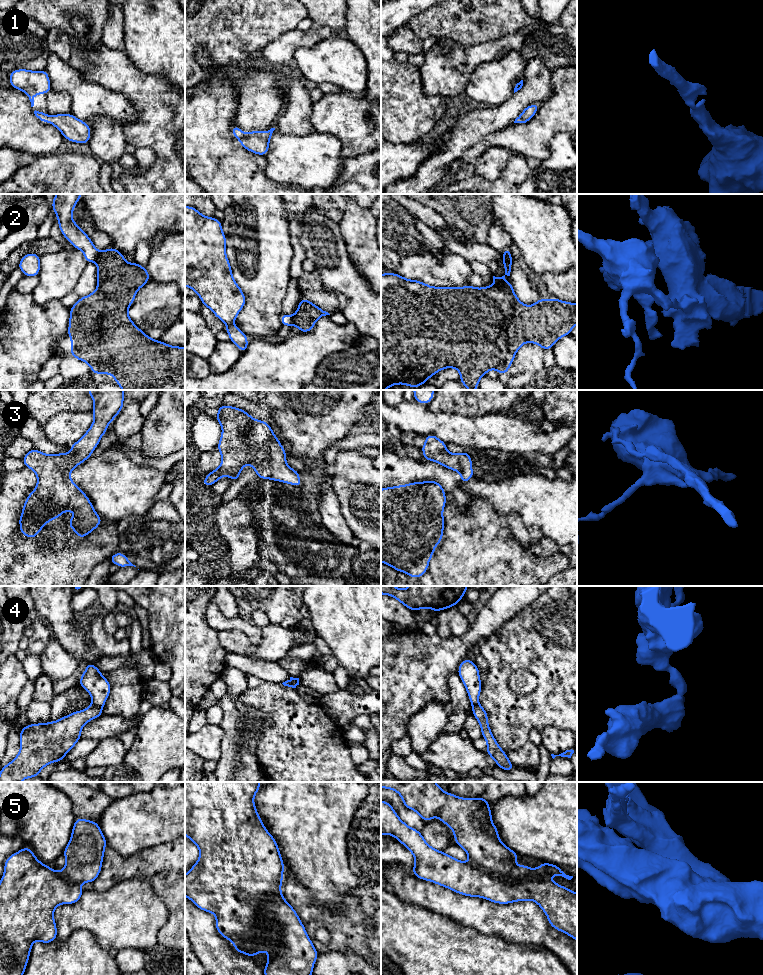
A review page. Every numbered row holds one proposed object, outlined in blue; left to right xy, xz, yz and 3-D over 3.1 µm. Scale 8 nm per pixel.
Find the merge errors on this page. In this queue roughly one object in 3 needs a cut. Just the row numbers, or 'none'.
2, 4, 5

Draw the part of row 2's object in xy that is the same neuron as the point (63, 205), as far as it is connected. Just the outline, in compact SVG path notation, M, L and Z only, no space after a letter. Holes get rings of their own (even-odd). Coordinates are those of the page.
M56 194L52 201L52 210L57 215L58 225L62 235L84 253L87 263L96 261L99 251L89 236L72 220L74 206L81 199L82 194Z

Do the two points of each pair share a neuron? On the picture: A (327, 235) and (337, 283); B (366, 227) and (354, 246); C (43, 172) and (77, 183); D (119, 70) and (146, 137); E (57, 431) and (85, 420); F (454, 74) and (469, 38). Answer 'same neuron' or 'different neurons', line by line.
A: same neuron
B: same neuron
C: same neuron
D: same neuron
E: same neuron
F: different neurons

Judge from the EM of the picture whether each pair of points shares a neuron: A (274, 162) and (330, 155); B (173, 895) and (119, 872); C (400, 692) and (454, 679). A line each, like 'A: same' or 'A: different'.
A: same
B: same
C: different

